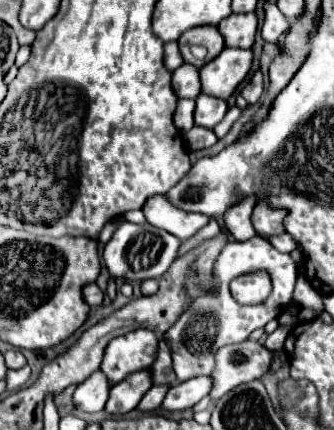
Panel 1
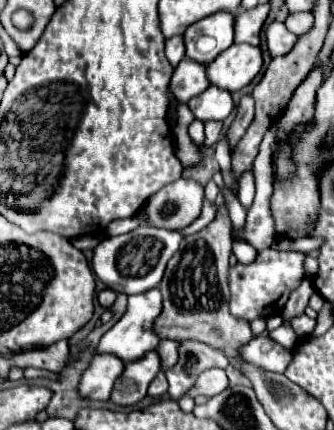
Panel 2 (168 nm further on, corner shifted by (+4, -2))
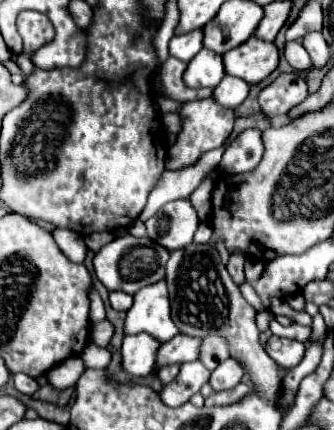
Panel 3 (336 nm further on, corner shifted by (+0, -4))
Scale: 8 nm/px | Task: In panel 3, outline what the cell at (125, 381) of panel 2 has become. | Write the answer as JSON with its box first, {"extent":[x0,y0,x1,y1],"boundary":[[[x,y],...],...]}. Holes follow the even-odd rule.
{"extent":[156,333,202,369],"boundary":[[[178,333],[174,339],[162,343],[158,351],[158,365],[156,369],[170,365],[170,363],[186,363],[186,361],[198,361],[198,347],[202,345],[202,339],[188,337]]]}

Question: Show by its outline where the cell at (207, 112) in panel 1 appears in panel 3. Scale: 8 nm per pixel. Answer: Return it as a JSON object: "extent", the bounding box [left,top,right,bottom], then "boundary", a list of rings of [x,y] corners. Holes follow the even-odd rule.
{"extent":[214,75,250,109],"boundary":[[[226,75],[220,85],[214,89],[214,97],[218,99],[220,105],[224,107],[230,107],[230,109],[236,109],[248,95],[248,89],[250,85],[238,77],[232,77],[232,75]]]}

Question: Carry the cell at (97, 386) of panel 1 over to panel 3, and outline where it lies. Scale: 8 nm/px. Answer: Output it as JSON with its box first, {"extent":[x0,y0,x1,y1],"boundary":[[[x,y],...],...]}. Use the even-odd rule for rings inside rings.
{"extent":[122,333,158,375],"boundary":[[[146,333],[138,335],[126,335],[122,345],[122,357],[124,357],[124,369],[130,375],[150,375],[154,371],[154,359],[158,353],[158,339]]]}

